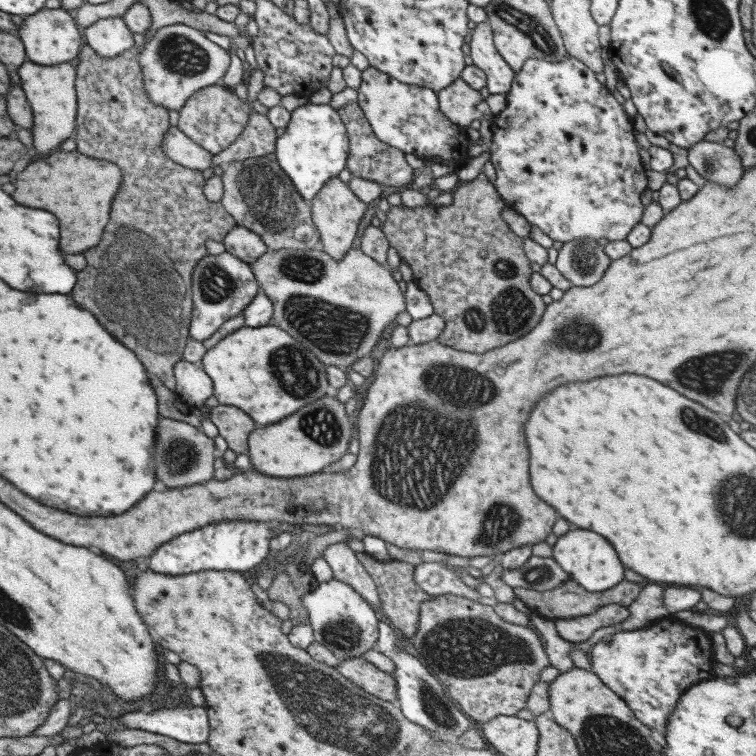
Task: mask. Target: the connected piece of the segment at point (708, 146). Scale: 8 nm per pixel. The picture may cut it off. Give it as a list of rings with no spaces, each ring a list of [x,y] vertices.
[[[702,140],[687,148],[689,166],[706,180],[719,186],[731,188],[741,178],[744,168],[739,155],[722,143]]]

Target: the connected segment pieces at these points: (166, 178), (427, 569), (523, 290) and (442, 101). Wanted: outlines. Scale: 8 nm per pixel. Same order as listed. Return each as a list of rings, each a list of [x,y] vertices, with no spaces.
[[[86,44],[80,48],[75,58],[75,89],[76,89],[76,119],[74,134],[71,136],[76,142],[76,151],[90,156],[94,159],[106,160],[116,164],[123,172],[126,180],[124,184],[120,184],[118,191],[115,193],[111,201],[111,212],[109,212],[109,224],[105,226],[105,232],[101,236],[101,242],[95,248],[89,248],[89,256],[85,256],[85,266],[80,271],[76,271],[76,283],[73,284],[73,290],[69,292],[69,298],[75,300],[75,304],[79,304],[81,308],[85,308],[87,312],[91,312],[97,322],[101,326],[105,326],[113,336],[117,336],[117,340],[121,340],[121,344],[125,344],[125,348],[133,348],[133,352],[137,352],[137,360],[141,360],[141,364],[149,372],[153,373],[169,390],[174,390],[175,381],[173,374],[174,364],[177,364],[182,358],[182,352],[188,336],[188,328],[192,311],[191,295],[191,271],[197,261],[201,260],[205,255],[205,240],[215,240],[222,242],[224,236],[231,230],[236,222],[231,218],[220,202],[209,202],[203,196],[204,180],[201,171],[193,170],[178,164],[175,164],[169,157],[164,155],[160,144],[168,127],[168,112],[159,105],[152,103],[146,92],[142,89],[142,72],[136,59],[126,59],[121,55],[115,55],[109,58],[99,56],[91,47]]]
[[[422,562],[414,565],[414,581],[430,596],[447,595],[464,597],[475,601],[479,594],[466,586],[458,577],[456,570],[437,562]]]
[[[483,170],[475,179],[459,186],[451,196],[451,204],[447,207],[390,206],[380,228],[389,248],[397,251],[397,255],[409,264],[412,280],[426,292],[433,312],[445,321],[436,341],[458,351],[481,354],[525,336],[541,318],[544,304],[541,296],[530,288],[529,279],[533,272],[521,250],[522,238],[513,234],[501,218],[501,209],[505,207],[503,199],[494,184],[487,181]]]
[[[461,77],[436,91],[436,95],[441,114],[460,127],[468,126],[473,120],[491,121],[494,117],[479,91],[473,90]]]

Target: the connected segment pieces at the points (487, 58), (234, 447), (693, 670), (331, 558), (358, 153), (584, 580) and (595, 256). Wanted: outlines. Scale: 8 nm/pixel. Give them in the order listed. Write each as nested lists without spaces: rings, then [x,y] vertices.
[[[487,22],[476,24],[470,33],[469,58],[473,65],[485,73],[485,88],[489,94],[506,93],[515,72],[496,52],[490,24]]]
[[[217,405],[208,408],[208,411],[210,421],[216,426],[218,435],[224,438],[229,450],[236,455],[246,453],[247,434],[253,430],[249,415],[229,405]]]
[[[667,614],[667,616],[655,620],[650,624],[638,629],[626,630],[623,632],[613,633],[607,637],[602,637],[597,642],[594,642],[587,652],[588,660],[591,666],[591,672],[598,676],[598,679],[607,687],[612,690],[617,696],[621,697],[621,700],[625,701],[625,704],[631,709],[634,717],[640,720],[646,727],[651,728],[653,726],[658,733],[665,735],[665,725],[669,714],[673,712],[674,706],[677,704],[681,693],[684,692],[686,688],[689,688],[692,684],[695,684],[699,680],[709,680],[715,676],[714,670],[712,668],[712,663],[715,661],[713,658],[713,653],[711,650],[712,640],[708,636],[708,633],[702,631],[701,629],[689,626],[684,622],[679,621],[675,617]]]
[[[345,540],[324,548],[321,557],[329,565],[332,578],[349,584],[375,610],[382,609],[377,590],[375,590],[375,583],[357,560],[354,551],[345,543]]]
[[[357,103],[345,104],[343,108],[339,108],[336,112],[346,128],[349,145],[346,167],[353,177],[398,188],[405,188],[405,184],[410,184],[413,169],[407,165],[407,162],[403,158],[404,153],[381,142],[373,134],[370,124],[364,118],[363,112],[359,109]]]
[[[572,526],[566,534],[558,537],[552,547],[552,557],[557,564],[568,574],[571,581],[577,583],[585,591],[602,592],[615,587],[624,579],[625,568],[617,560],[611,544],[600,535],[597,536],[595,532],[573,530]]]
[[[577,239],[563,242],[555,268],[572,286],[587,287],[601,278],[610,261],[596,240]]]

